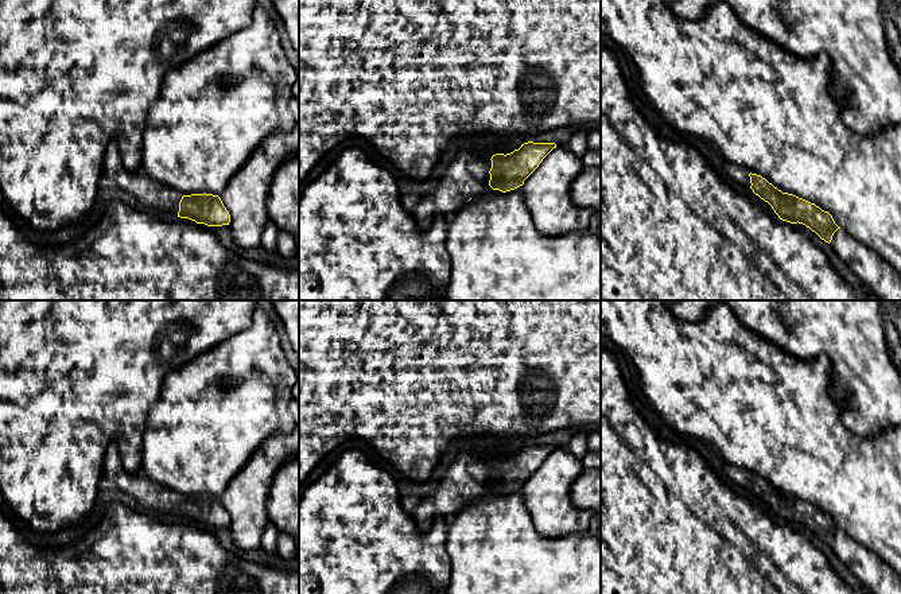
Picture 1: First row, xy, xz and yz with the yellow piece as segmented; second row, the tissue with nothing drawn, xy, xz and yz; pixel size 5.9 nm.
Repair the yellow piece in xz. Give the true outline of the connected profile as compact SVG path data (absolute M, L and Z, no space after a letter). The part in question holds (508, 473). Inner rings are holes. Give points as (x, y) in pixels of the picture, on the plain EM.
M528 443L510 455L493 457L490 461L492 470L489 473L489 488L502 494L523 488L524 482L539 469L543 461L554 450L556 450L555 444Z

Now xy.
M205 494L183 497L179 504L178 519L189 520L207 528L222 528L230 524L230 516L221 500Z

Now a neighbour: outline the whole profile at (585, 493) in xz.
M601 467L582 470L571 486L570 500L576 508L593 510L601 528Z

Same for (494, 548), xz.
M488 486L482 494L467 502L448 521L446 551L451 558L451 578L446 594L601 594L601 540L598 536L591 531L562 537L544 537L539 535L524 502L523 488L502 494L493 492Z

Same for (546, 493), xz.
M554 450L524 482L524 502L539 535L544 537L562 537L590 531L590 521L595 516L594 512L576 508L570 500L571 486L582 470L582 462L567 450Z

